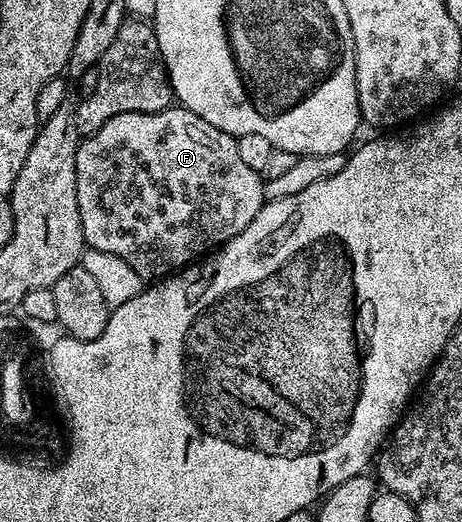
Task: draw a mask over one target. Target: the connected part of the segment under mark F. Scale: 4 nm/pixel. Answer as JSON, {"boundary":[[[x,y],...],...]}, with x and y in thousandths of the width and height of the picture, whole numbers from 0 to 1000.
{"boundary":[[[390,199],[327,218],[242,222],[208,255],[184,259],[165,291],[165,391],[173,391],[180,466],[197,479],[260,490],[310,536],[348,536],[483,471],[528,444],[571,393],[569,335],[528,316],[513,274],[509,259],[433,230]]]}

